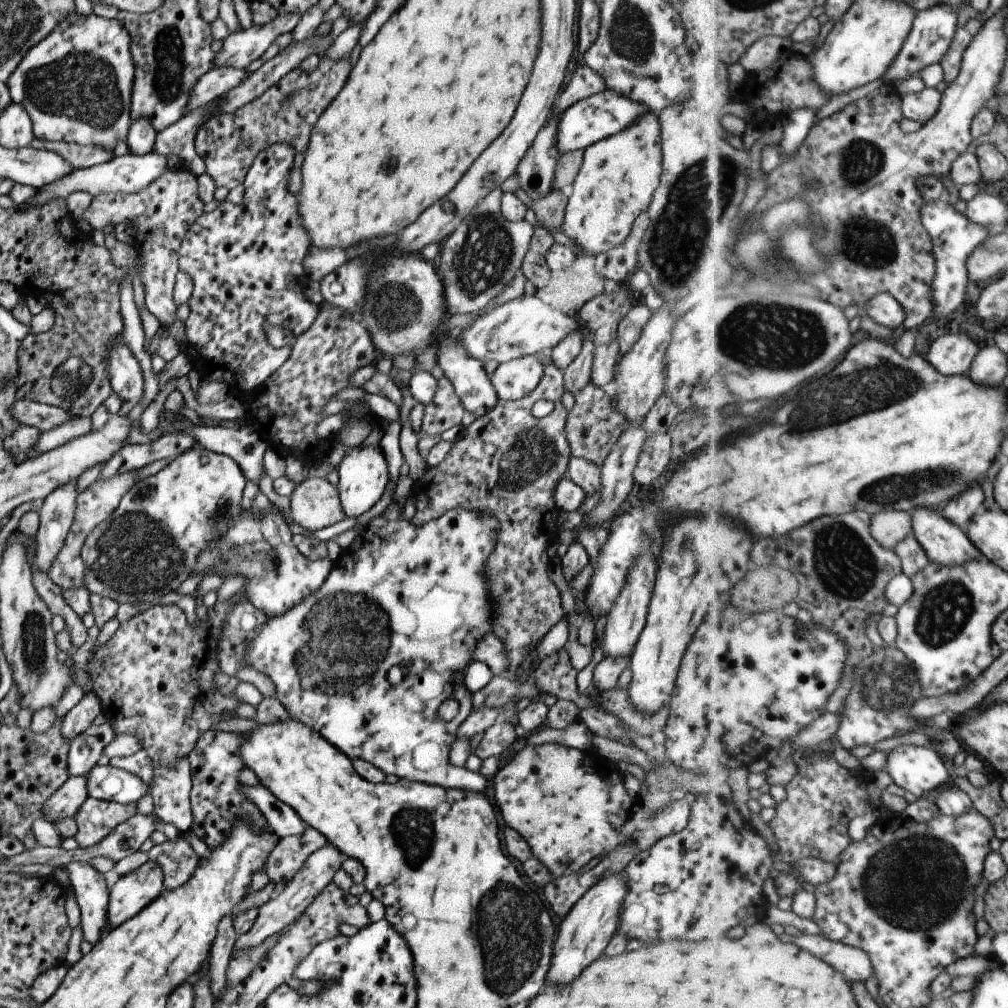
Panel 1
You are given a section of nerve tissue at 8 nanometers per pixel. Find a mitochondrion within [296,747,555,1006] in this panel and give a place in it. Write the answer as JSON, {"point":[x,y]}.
{"point":[510,930]}

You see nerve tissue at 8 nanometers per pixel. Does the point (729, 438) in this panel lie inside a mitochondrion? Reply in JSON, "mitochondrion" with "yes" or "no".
{"mitochondrion":"no"}

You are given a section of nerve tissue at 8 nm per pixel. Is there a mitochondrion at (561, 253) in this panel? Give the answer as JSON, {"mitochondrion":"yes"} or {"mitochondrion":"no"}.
{"mitochondrion":"no"}

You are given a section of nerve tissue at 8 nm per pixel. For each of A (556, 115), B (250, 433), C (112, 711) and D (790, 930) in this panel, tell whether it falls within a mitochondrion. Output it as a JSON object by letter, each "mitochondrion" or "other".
{"A":"other","B":"other","C":"other","D":"other"}

